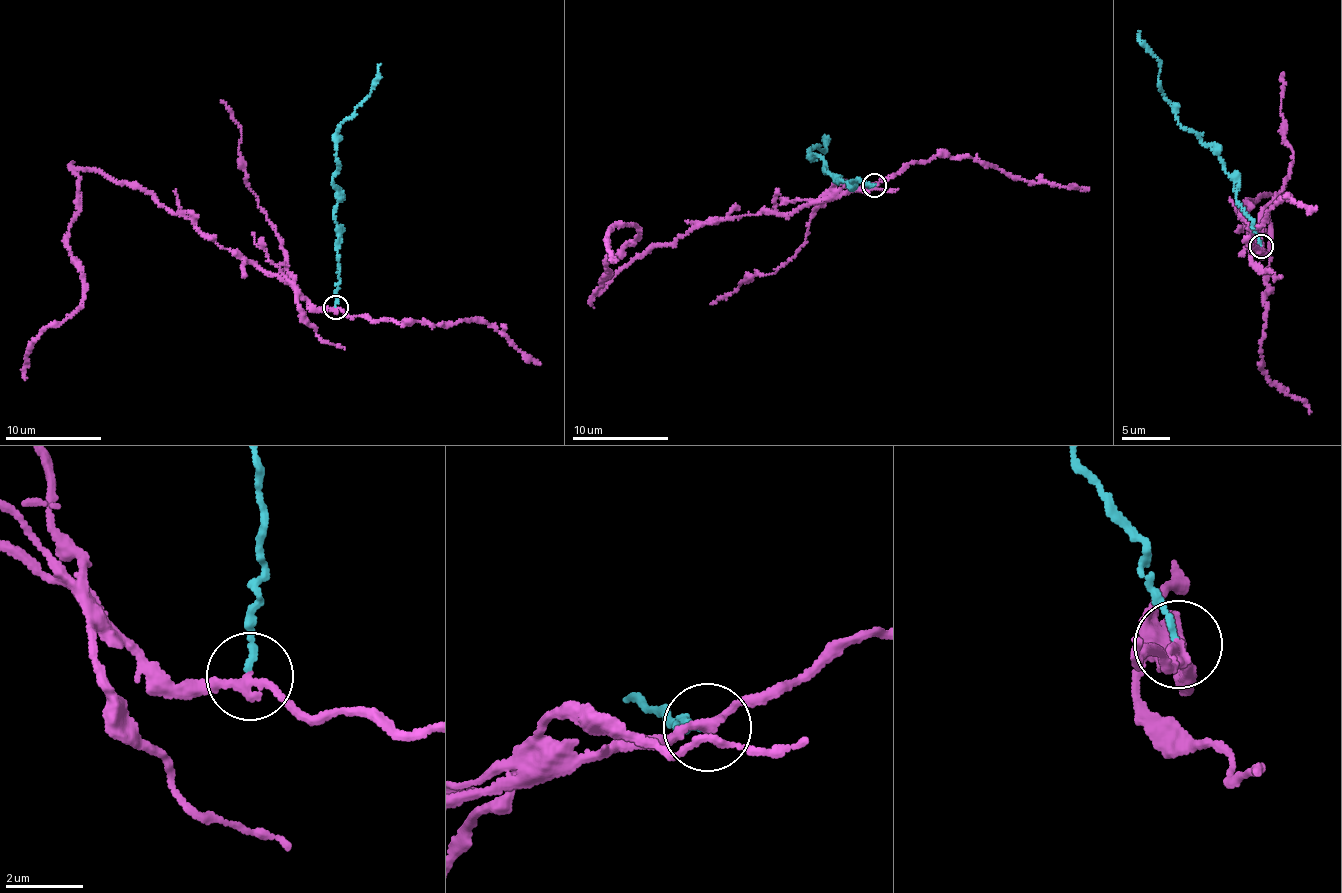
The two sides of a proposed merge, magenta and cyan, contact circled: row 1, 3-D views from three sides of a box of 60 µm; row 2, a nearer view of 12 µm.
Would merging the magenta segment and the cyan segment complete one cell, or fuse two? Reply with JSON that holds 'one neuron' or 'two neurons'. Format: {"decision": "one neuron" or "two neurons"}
{"decision": "two neurons"}

